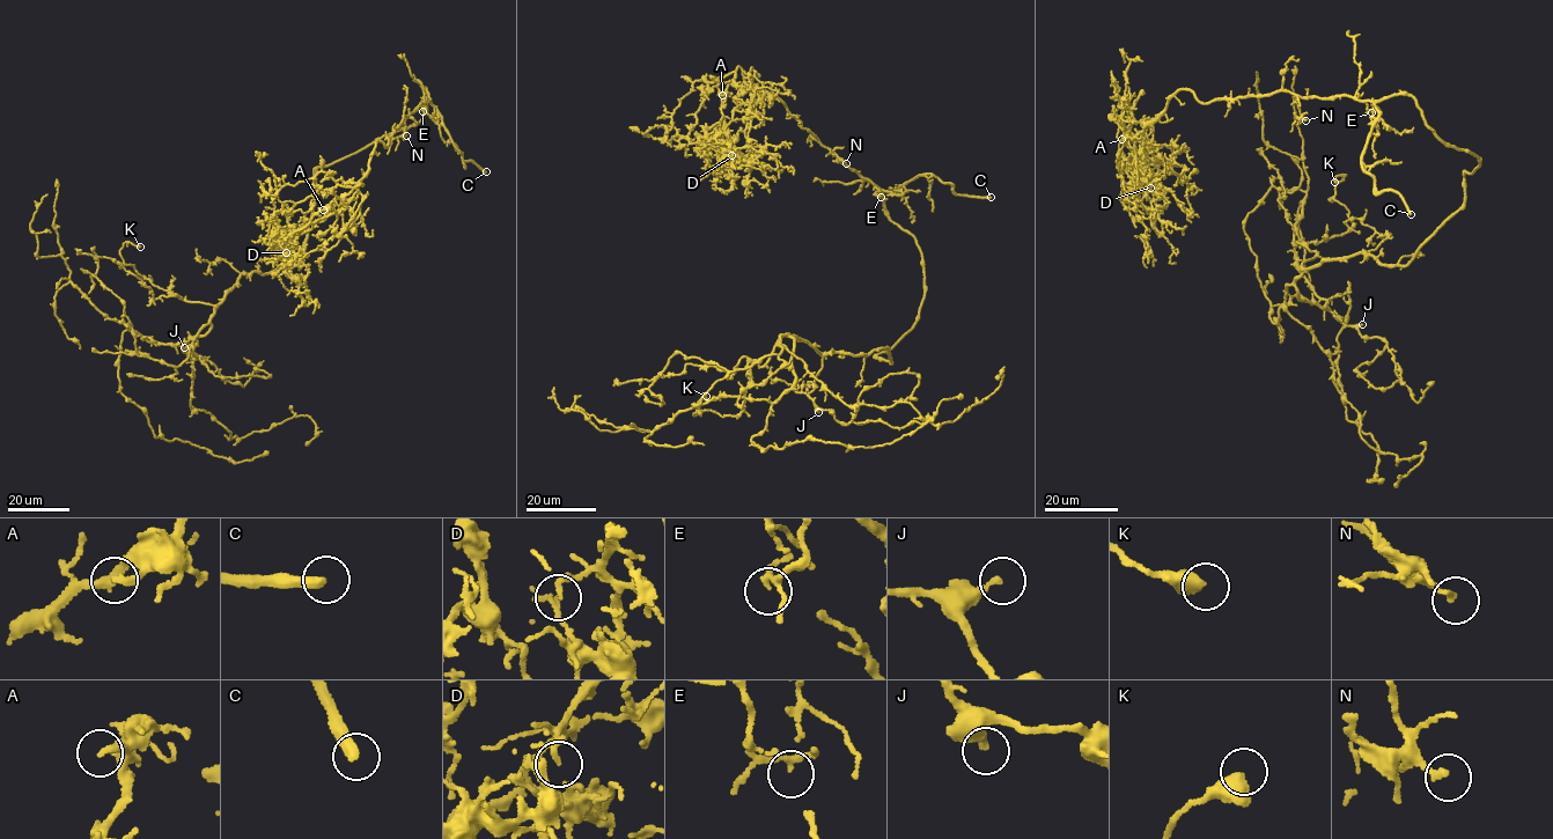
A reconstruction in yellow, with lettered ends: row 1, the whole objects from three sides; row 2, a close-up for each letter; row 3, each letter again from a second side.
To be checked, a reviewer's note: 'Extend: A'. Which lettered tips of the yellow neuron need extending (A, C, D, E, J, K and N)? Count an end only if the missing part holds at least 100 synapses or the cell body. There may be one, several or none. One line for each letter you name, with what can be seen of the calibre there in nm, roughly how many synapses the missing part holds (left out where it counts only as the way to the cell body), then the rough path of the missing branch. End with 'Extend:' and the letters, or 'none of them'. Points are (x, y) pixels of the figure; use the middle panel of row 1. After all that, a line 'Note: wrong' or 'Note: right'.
A: 240 nm | 100 syn | (722, 95), (704, 102), (690, 117), (689, 135)
C: 360 nm | (991, 197), (1005, 199), (1009, 194)
Extend: A, C
Note: wrong

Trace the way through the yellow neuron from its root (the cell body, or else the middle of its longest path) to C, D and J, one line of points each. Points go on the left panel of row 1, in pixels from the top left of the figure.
C: (325, 166), (383, 135), (414, 126), (426, 110), (426, 89), (462, 163), (472, 160), (486, 171)
D: (325, 166), (414, 126), (427, 89), (387, 146), (375, 144), (350, 203), (303, 226), (286, 252)
J: (325, 166), (314, 173), (306, 242), (295, 263), (240, 274), (211, 317), (210, 330), (182, 341), (184, 347)

